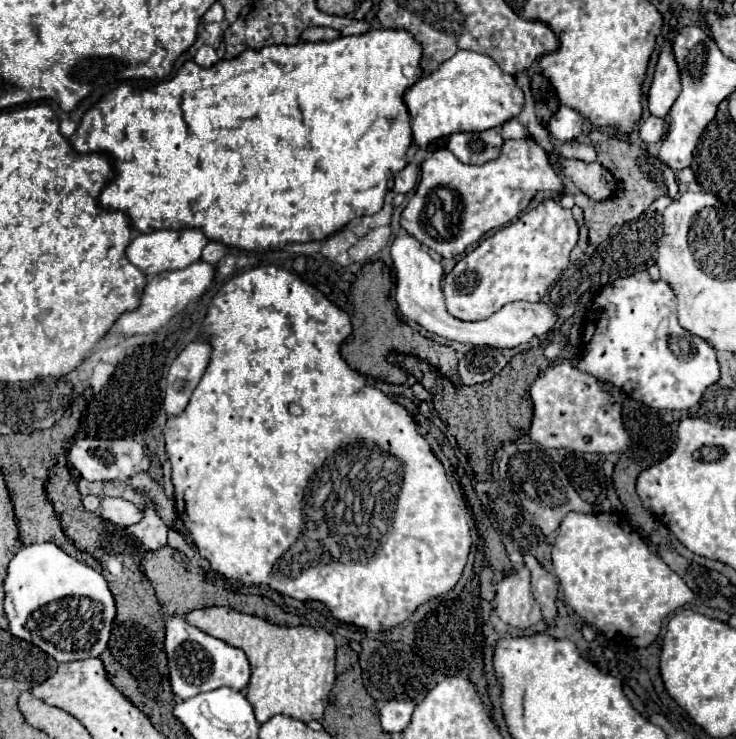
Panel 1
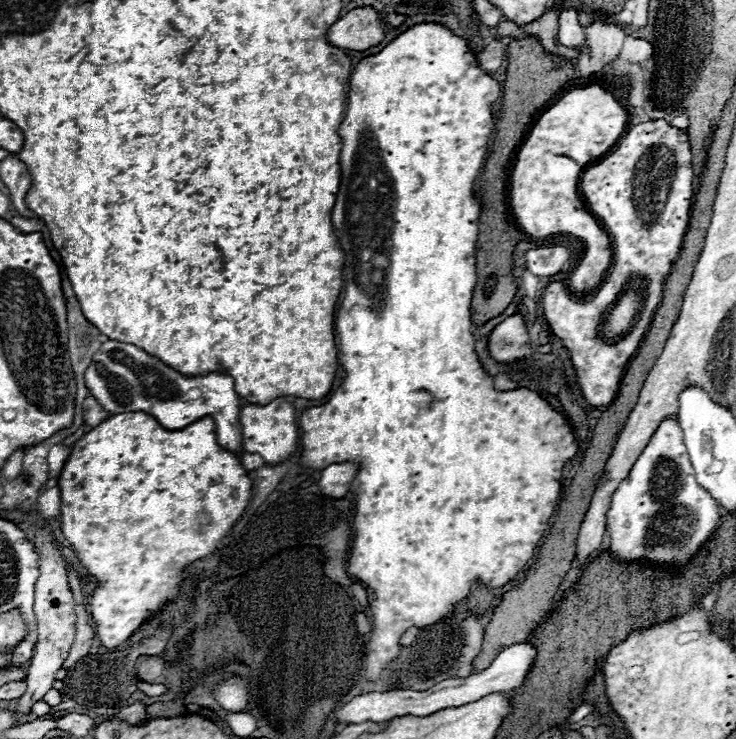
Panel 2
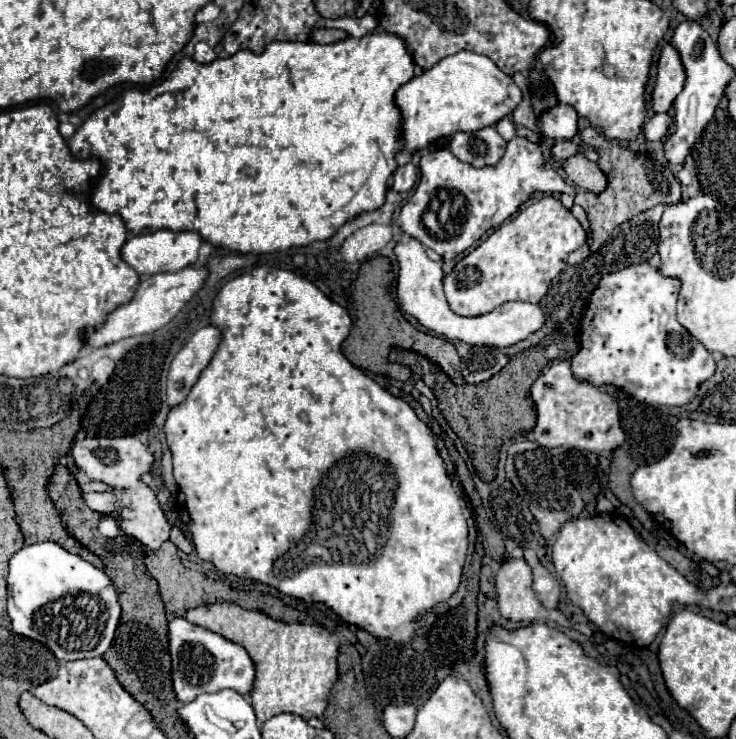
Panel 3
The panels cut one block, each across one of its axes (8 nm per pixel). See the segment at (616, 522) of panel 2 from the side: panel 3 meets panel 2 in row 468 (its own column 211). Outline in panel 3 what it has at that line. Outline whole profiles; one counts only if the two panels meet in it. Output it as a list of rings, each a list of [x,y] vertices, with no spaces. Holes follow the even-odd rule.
[[[174,618],[170,622],[170,654],[174,692],[180,702],[192,702],[200,694],[212,694],[224,688],[232,688],[238,694],[250,694],[254,688],[256,670],[244,646],[196,626],[186,618]]]

